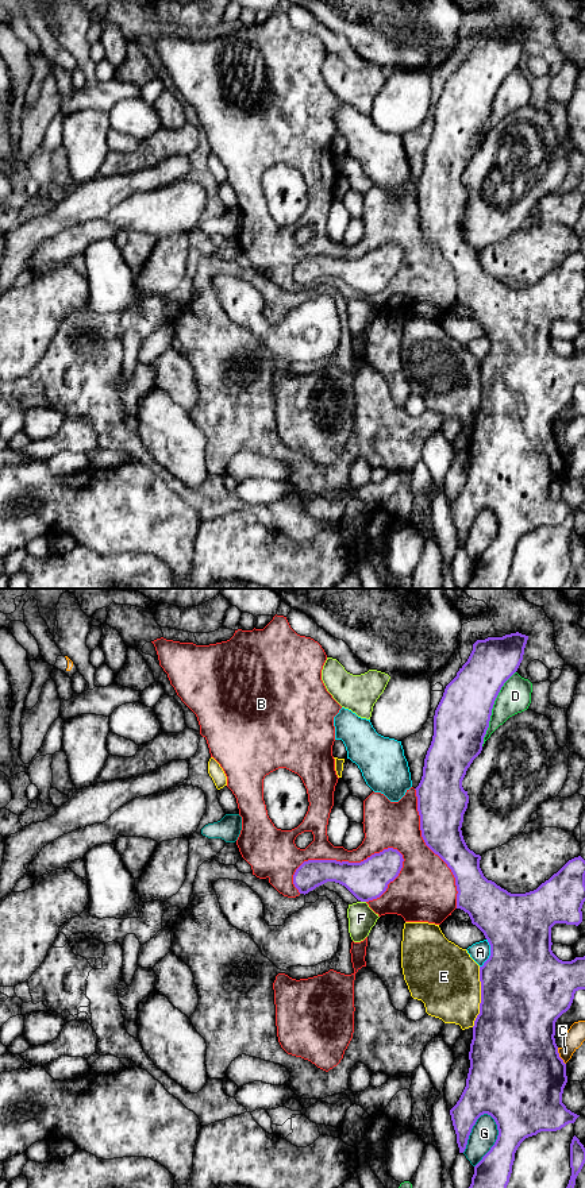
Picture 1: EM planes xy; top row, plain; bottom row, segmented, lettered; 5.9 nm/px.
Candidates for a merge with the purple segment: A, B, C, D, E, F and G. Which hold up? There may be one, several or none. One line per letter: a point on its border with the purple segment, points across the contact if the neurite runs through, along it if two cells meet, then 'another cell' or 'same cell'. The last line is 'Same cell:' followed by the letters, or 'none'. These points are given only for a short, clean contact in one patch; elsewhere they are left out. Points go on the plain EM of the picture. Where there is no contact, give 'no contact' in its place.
A: contact xy (491, 348); another cell
B: contact xy (343, 257); another cell
C: contact xy (558, 451); another cell
D: contact xy (492, 103); another cell
E: contact xy (481, 392); another cell
F: contact xy (364, 296); another cell
G: contact xy (496, 535); another cell
Same cell: none

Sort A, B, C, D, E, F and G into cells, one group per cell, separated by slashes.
A / B / C / D / E / F / G

